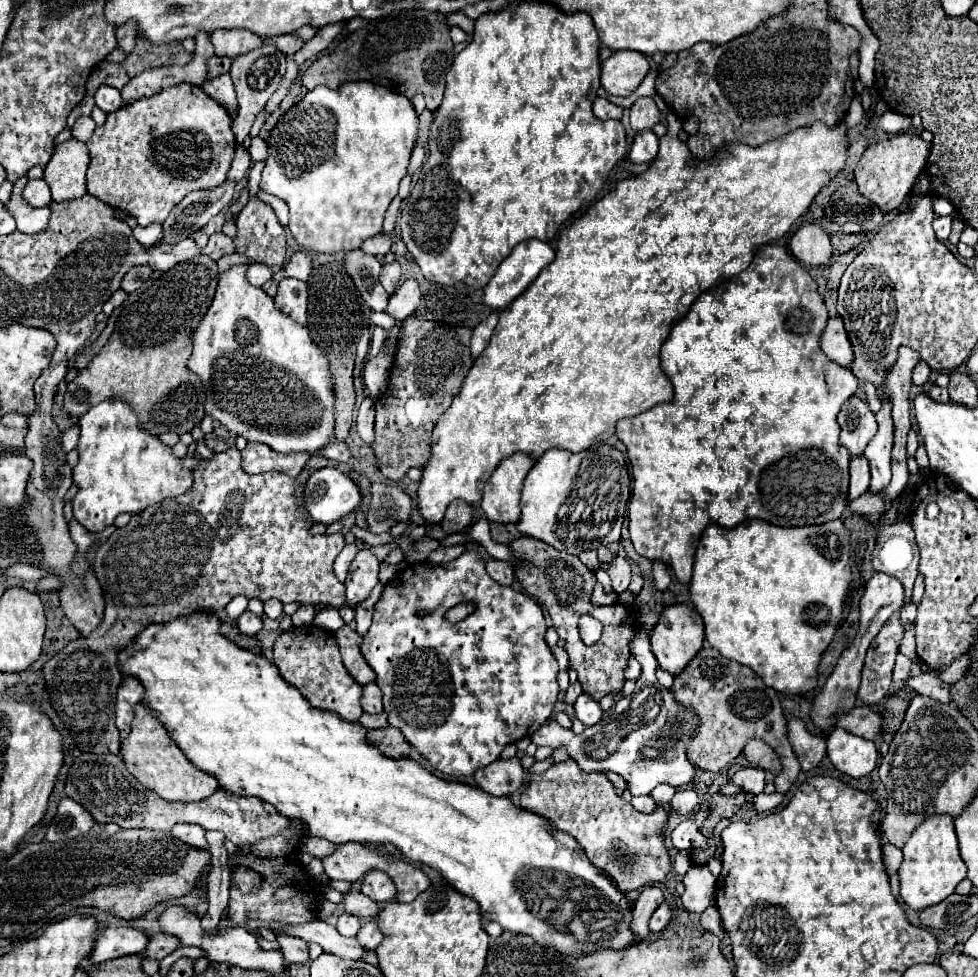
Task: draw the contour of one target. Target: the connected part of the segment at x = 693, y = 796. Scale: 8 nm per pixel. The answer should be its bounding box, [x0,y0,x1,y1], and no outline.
[671,788,699,816]

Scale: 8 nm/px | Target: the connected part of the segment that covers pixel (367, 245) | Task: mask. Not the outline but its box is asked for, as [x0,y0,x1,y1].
[361,234,393,258]

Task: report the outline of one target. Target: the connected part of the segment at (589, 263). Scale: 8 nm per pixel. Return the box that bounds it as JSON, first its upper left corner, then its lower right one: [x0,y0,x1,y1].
[417,122,847,524]

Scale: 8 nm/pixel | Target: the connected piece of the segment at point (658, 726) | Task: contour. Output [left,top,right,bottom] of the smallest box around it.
[531,626,699,796]

